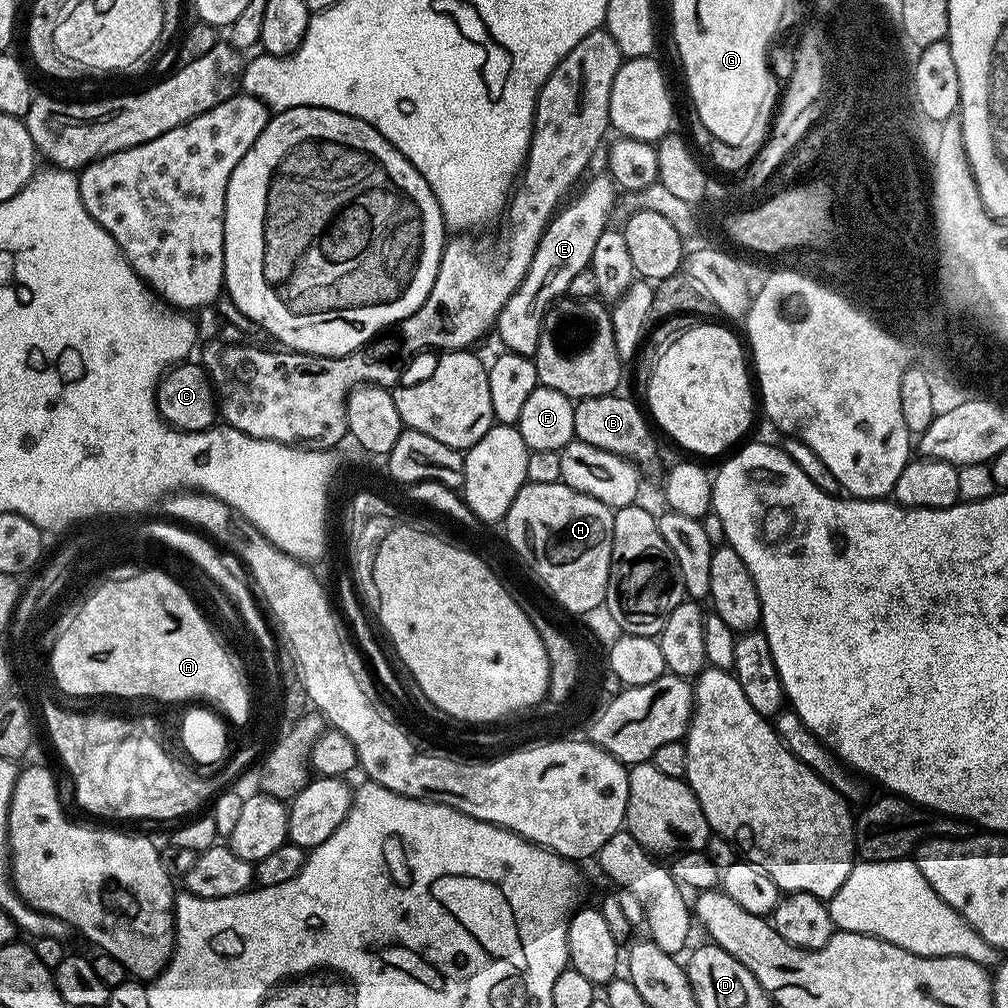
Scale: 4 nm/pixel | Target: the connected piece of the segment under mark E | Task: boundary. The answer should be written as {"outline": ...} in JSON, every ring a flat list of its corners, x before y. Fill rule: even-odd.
{"outline":[[596,176,589,182,588,188,582,188,579,189,581,192,577,200,569,199,549,220,538,242,538,250,534,250,530,270,526,270,526,278,522,278,518,290,510,294,506,306,502,306,498,314,494,332,495,335,500,335,503,347,507,351,535,357,544,315,555,301,567,293,570,282,574,282,574,274,582,274,591,265,598,237,609,227,612,203,618,195,618,189,612,183,611,176]]}

